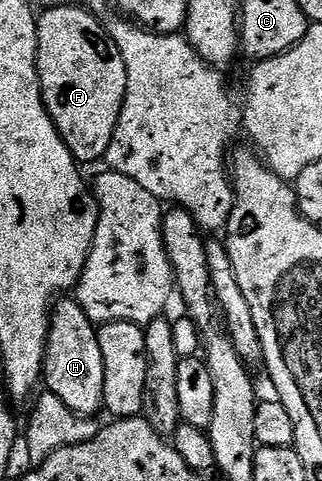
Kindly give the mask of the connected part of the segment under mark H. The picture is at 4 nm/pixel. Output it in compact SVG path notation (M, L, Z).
M59 298L50 309L42 379L45 390L58 397L75 414L94 417L98 415L97 411L103 410L104 353L100 353L98 327L91 323L88 313L80 309L77 298Z

